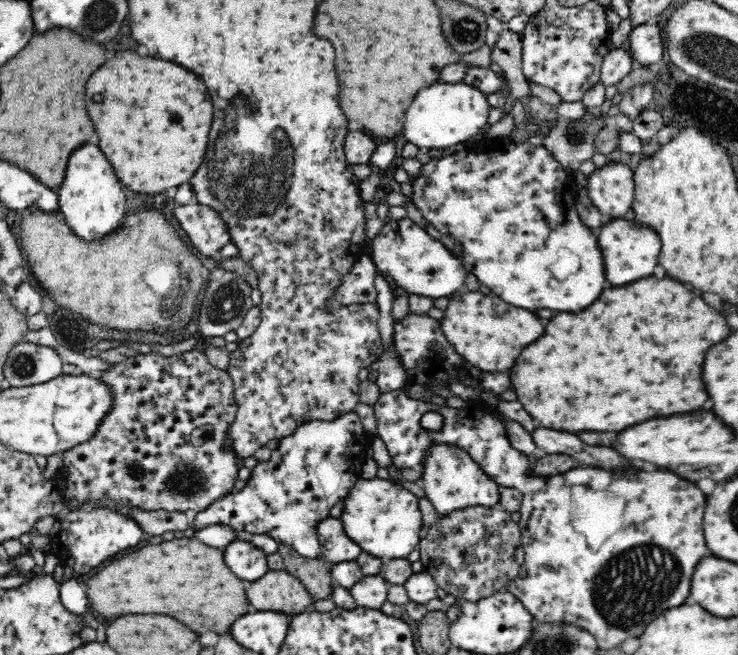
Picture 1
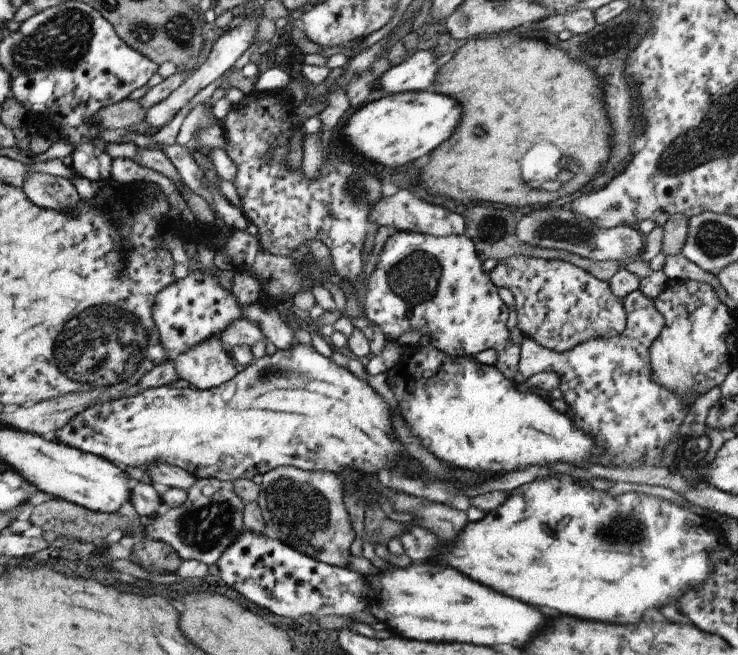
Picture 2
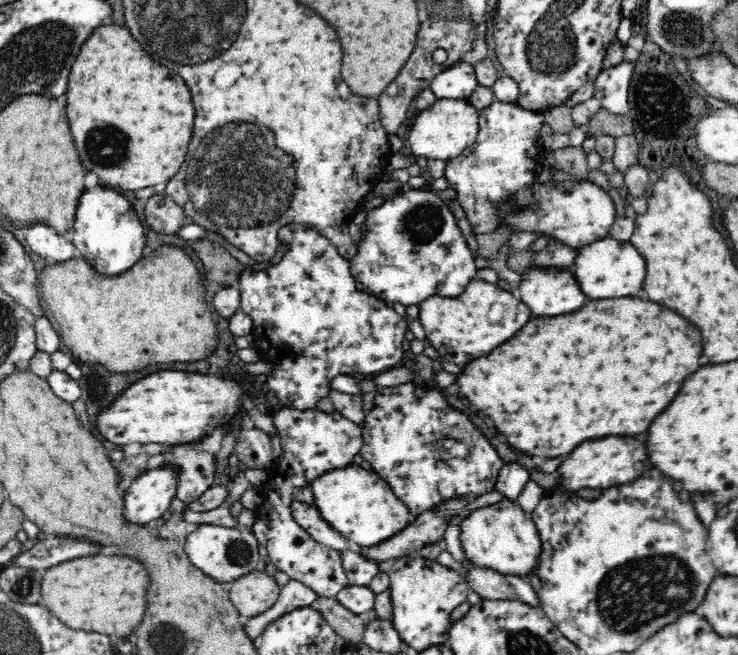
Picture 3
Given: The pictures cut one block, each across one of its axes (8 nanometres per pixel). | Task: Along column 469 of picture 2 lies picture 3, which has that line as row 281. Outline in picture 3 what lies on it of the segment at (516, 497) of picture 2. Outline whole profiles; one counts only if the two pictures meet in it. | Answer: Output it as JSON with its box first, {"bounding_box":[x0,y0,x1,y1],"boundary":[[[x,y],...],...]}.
{"bounding_box":[520,266,586,316],"boundary":[[[535,266],[520,284],[520,298],[536,316],[568,314],[584,306],[586,296],[570,270],[538,270]]]}

